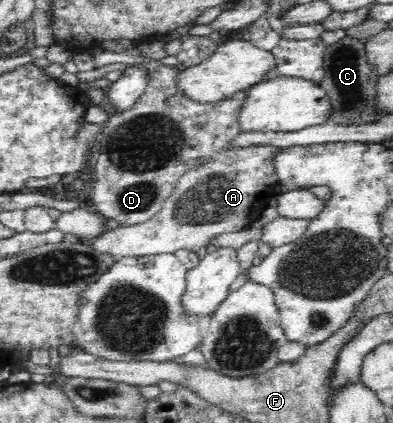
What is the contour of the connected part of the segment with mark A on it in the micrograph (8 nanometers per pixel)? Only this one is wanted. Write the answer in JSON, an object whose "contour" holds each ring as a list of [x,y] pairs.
{"contour":[[[254,147],[225,155],[217,152],[213,164],[199,170],[191,169],[184,174],[154,220],[131,228],[111,229],[85,243],[97,254],[106,254],[116,261],[127,257],[173,253],[177,249],[197,251],[201,246],[207,246],[211,237],[241,232],[261,216],[269,199],[274,196],[273,188],[279,183],[275,165],[285,151],[283,148]]]}

